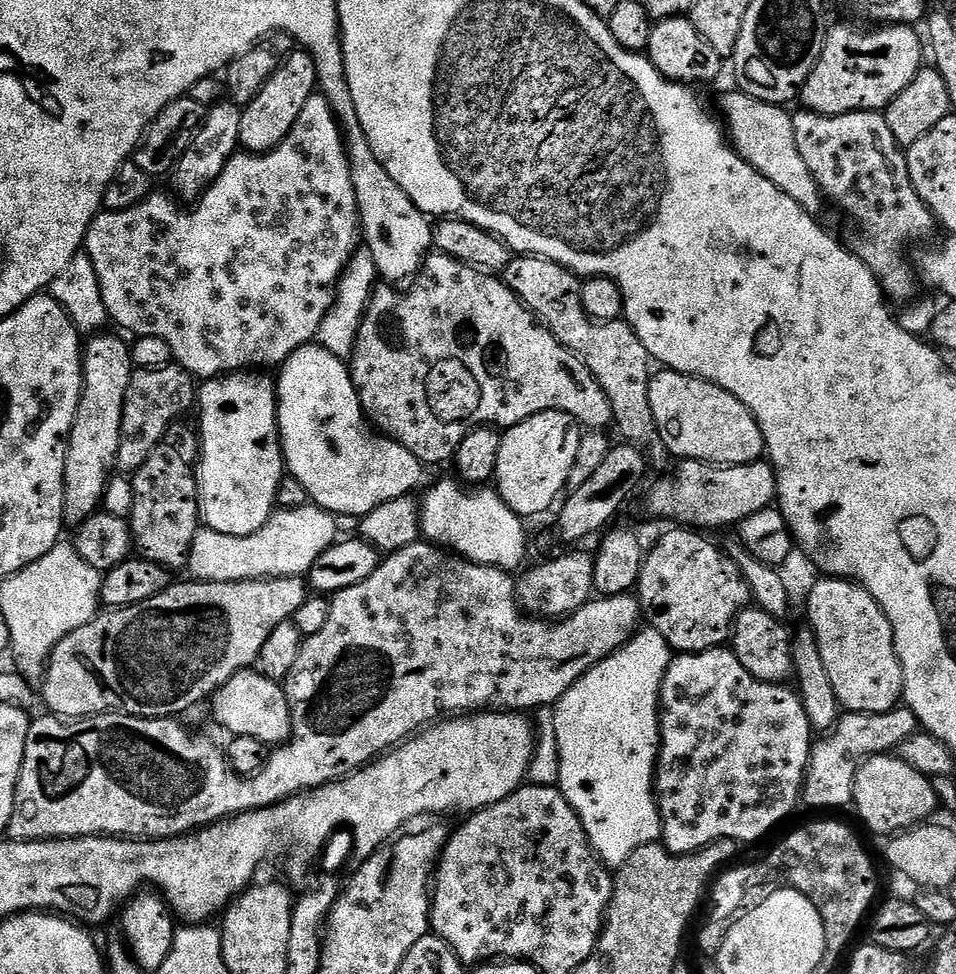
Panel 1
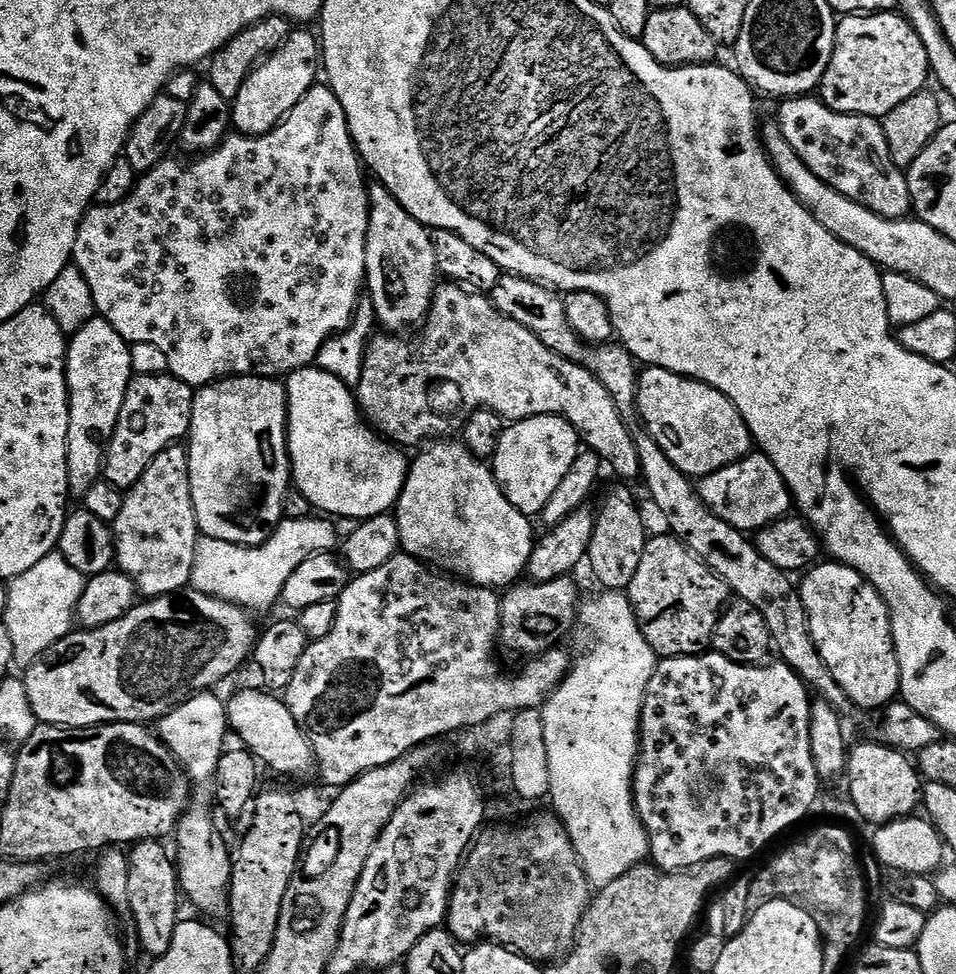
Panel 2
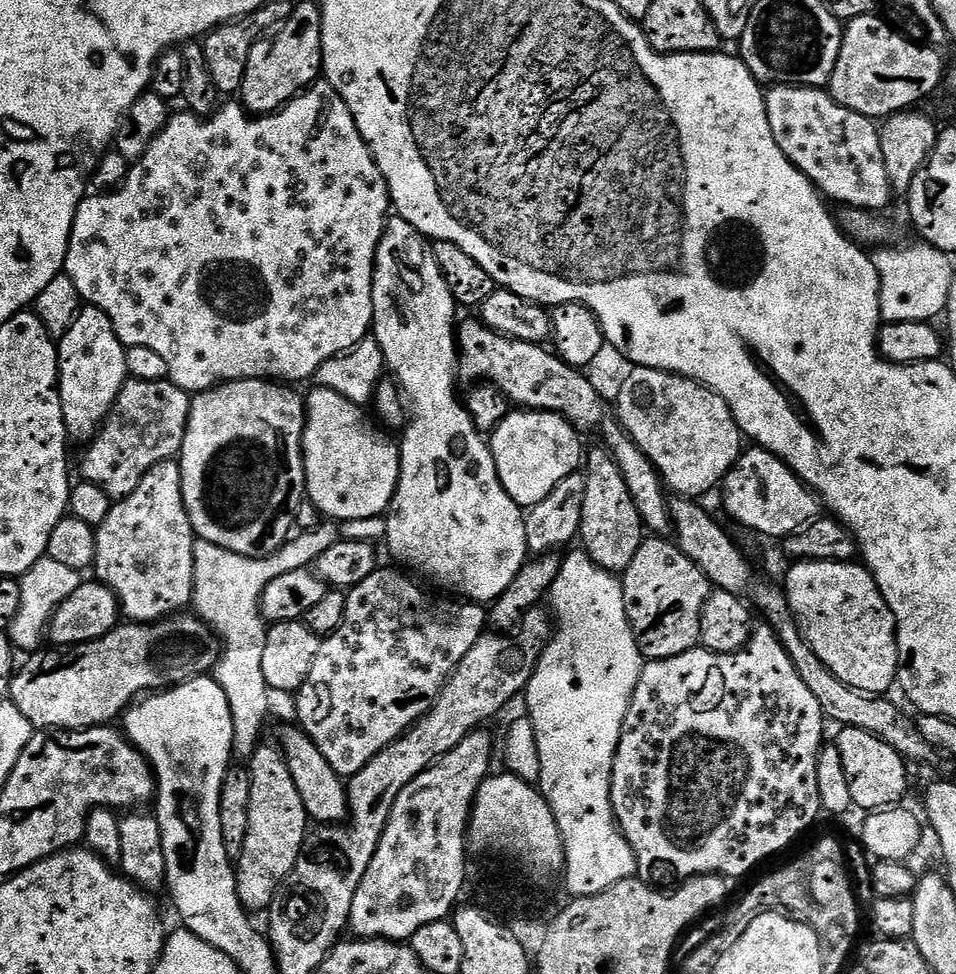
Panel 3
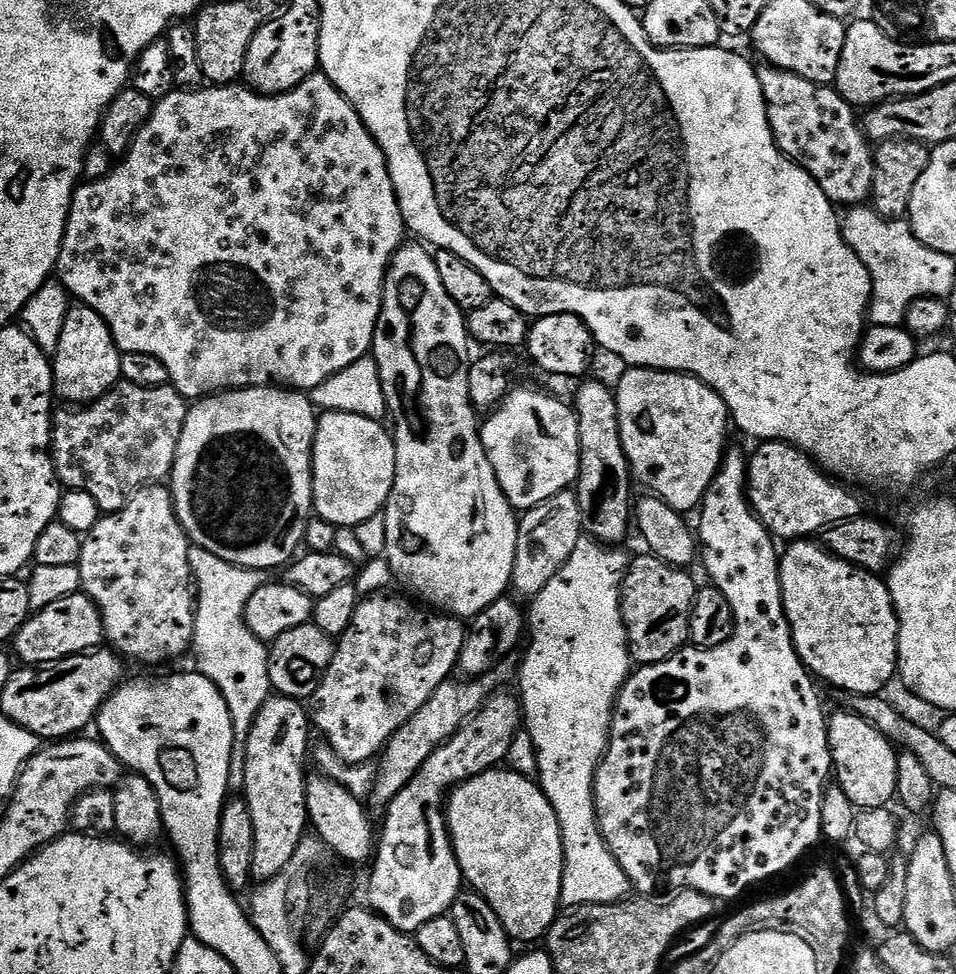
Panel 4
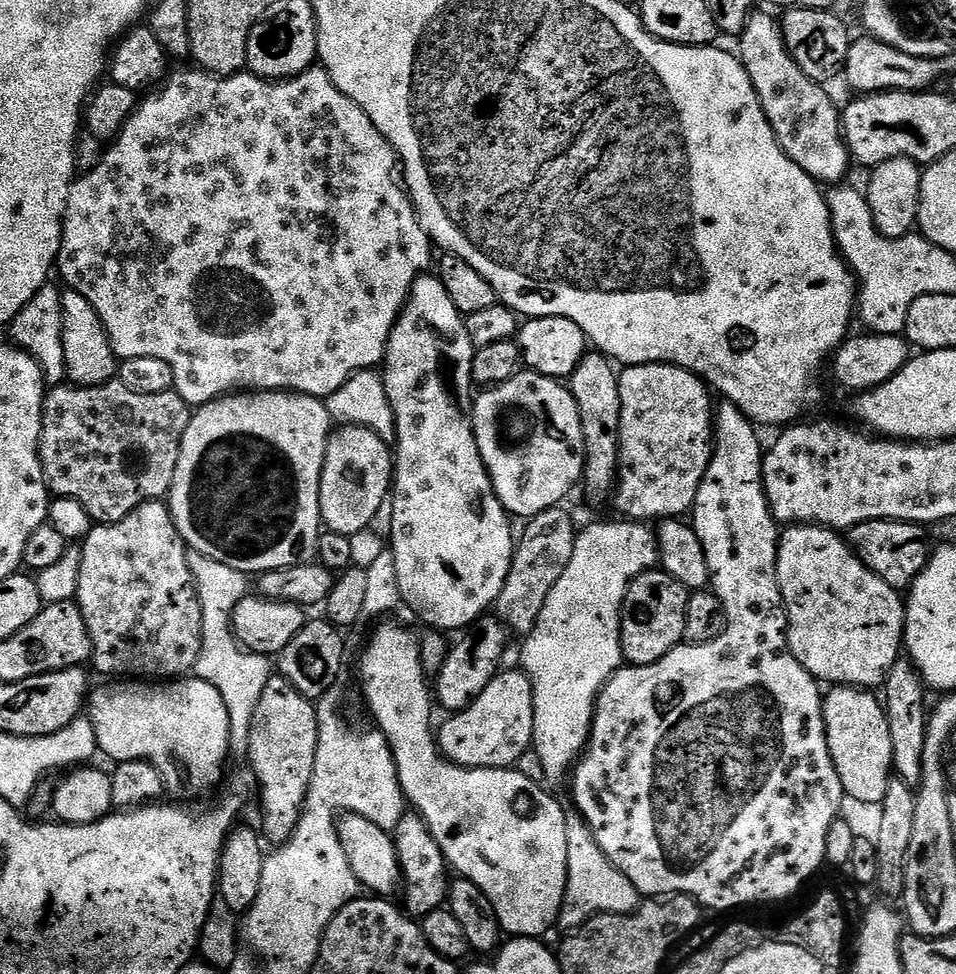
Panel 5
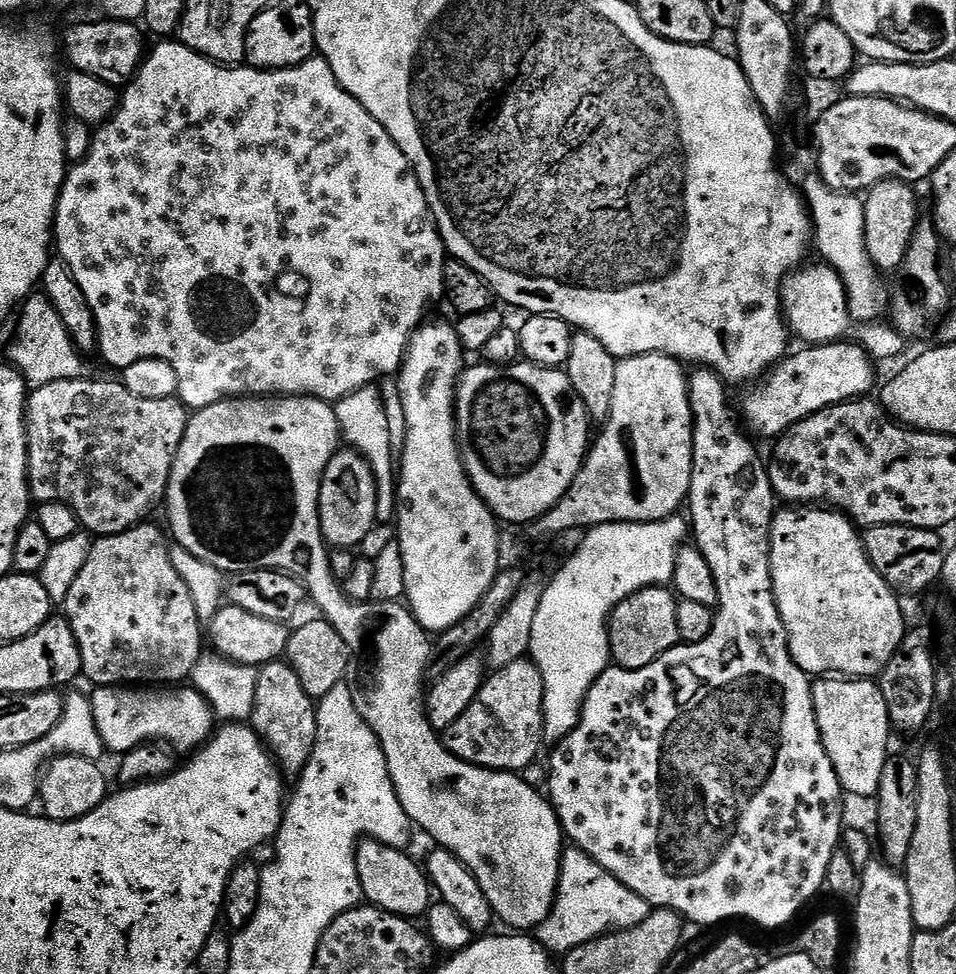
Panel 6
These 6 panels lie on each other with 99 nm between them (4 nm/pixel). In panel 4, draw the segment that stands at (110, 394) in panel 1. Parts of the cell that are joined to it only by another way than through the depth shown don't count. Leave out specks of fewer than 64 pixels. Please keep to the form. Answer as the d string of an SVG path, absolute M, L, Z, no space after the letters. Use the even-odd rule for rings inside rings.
M79 302L73 303L66 314L66 322L62 326L62 338L58 338L58 346L52 361L52 386L57 397L60 396L72 406L93 404L95 400L102 399L108 391L121 383L120 357L122 353L114 342L110 326L90 306Z

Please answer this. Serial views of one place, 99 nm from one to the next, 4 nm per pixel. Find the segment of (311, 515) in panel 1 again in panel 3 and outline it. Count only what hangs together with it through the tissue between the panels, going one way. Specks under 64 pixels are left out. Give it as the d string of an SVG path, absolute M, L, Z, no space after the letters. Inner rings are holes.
M321 522L312 532L300 532L293 535L288 543L269 556L243 556L230 550L222 550L222 546L214 546L214 542L197 539L194 550L194 582L192 583L192 603L195 615L199 616L213 632L216 633L222 647L220 657L216 660L214 679L226 694L226 702L230 702L230 714L234 722L234 740L232 751L235 759L247 762L252 759L252 751L261 743L260 731L264 728L264 719L268 716L268 696L270 689L262 674L262 650L266 647L268 628L260 615L260 599L262 590L270 586L282 574L290 574L290 570L307 568L315 565L318 554L330 550L334 542L340 539L340 530L335 523Z

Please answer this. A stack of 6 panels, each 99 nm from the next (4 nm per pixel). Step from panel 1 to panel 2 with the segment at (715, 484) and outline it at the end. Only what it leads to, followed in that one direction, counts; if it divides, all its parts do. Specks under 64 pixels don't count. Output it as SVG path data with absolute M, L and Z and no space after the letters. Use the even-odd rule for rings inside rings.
M749 454L738 462L726 466L709 476L699 477L698 491L702 502L722 522L734 526L745 534L755 534L767 524L789 515L793 511L792 492L786 486L778 466L763 454Z

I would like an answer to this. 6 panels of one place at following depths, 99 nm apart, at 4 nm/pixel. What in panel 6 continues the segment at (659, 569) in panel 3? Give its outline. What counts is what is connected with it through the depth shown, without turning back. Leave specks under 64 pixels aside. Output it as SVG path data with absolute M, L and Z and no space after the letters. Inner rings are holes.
M671 587L643 588L618 602L608 618L608 650L611 659L630 671L650 666L662 654L681 643L678 634L678 597Z

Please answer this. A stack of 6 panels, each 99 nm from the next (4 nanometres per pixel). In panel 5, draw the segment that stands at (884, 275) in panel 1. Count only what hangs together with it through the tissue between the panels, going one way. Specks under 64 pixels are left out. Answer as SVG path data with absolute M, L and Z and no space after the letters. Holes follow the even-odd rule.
M753 11L744 31L738 37L738 59L760 99L762 110L782 146L782 150L806 174L824 186L839 185L848 167L853 167L852 154L842 135L842 112L832 101L823 83L811 80L788 55L782 24L768 12Z

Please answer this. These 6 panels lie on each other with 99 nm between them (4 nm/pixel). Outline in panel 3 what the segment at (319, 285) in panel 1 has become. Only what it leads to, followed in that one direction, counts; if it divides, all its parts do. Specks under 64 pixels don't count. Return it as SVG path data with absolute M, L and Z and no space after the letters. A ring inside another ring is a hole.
M317 82L311 88L301 92L299 96L294 97L288 104L285 104L280 111L273 112L267 116L256 116L253 118L248 109L239 102L228 104L225 108L224 105L217 107L216 111L207 118L194 116L187 110L180 110L177 116L176 113L169 115L168 125L161 130L158 138L154 138L154 142L140 155L139 160L129 167L128 176L119 188L114 192L89 195L78 206L76 217L74 218L74 226L70 234L70 242L68 243L68 253L64 259L63 275L68 276L70 282L74 282L81 301L85 305L102 310L106 314L106 318L110 318L110 322L114 326L114 334L123 342L125 349L130 349L134 346L146 346L148 350L155 350L166 361L168 379L172 383L177 384L184 392L189 394L207 392L208 389L215 388L218 384L227 384L230 380L311 381L316 375L318 366L322 366L322 362L326 362L335 356L340 356L343 352L348 352L358 342L366 339L372 331L372 275L376 265L376 247L380 245L384 227L388 224L389 219L390 197L388 195L388 183L382 178L382 174L372 157L372 152L366 146L366 142L362 138L362 134L346 106L346 102L342 102L340 95L326 82Z

